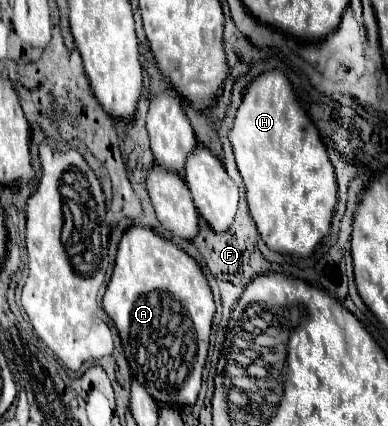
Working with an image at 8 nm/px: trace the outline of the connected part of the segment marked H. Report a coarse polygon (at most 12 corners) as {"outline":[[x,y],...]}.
{"outline":[[282,70],[228,132],[268,248],[310,256],[334,166]]}

